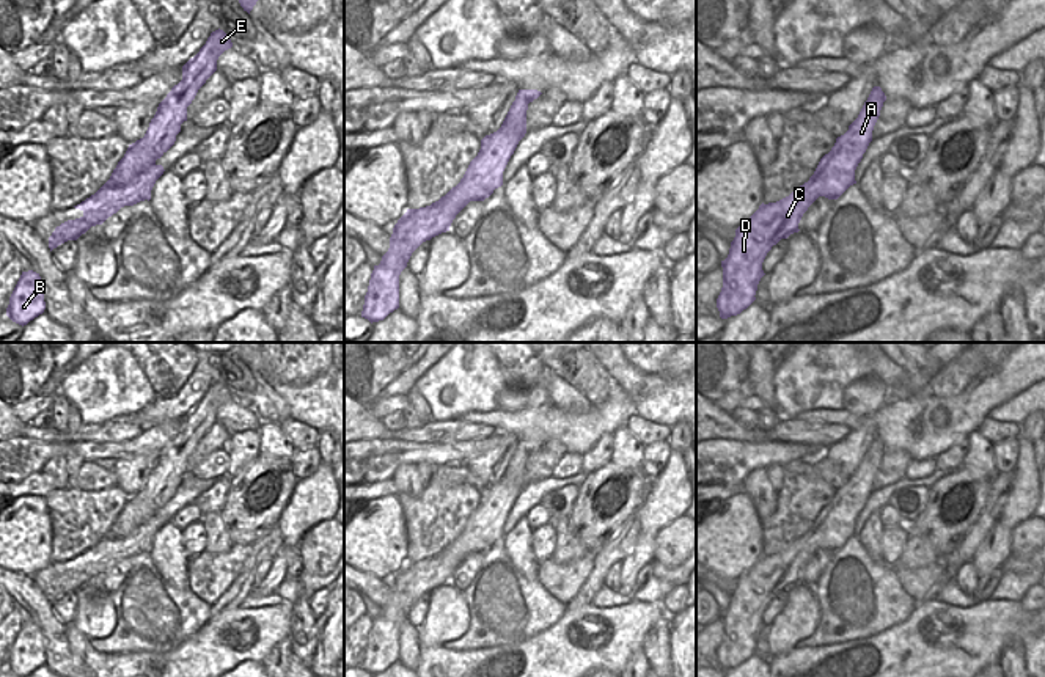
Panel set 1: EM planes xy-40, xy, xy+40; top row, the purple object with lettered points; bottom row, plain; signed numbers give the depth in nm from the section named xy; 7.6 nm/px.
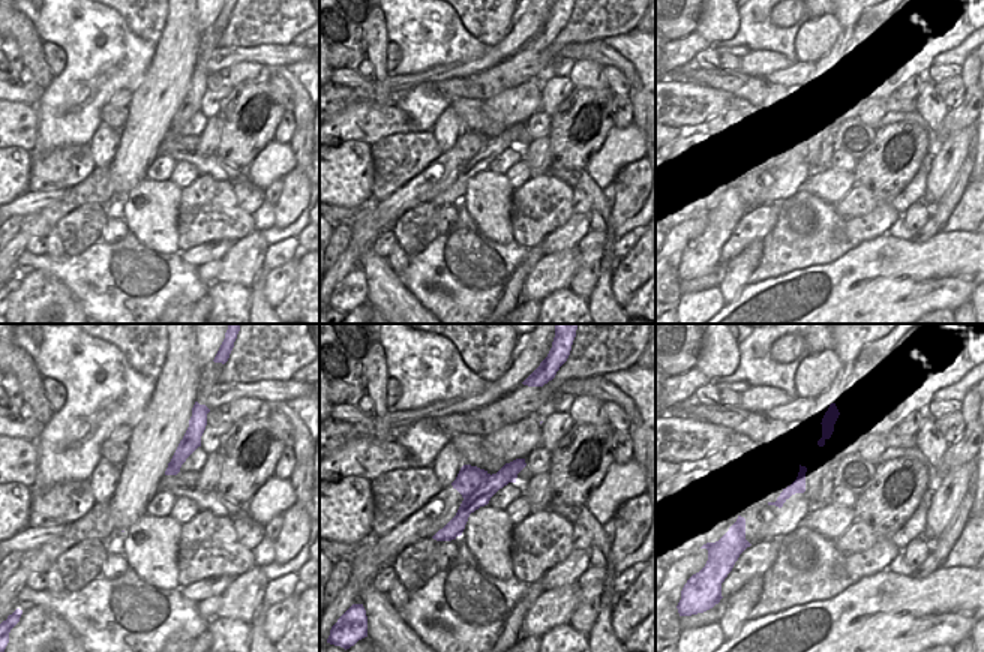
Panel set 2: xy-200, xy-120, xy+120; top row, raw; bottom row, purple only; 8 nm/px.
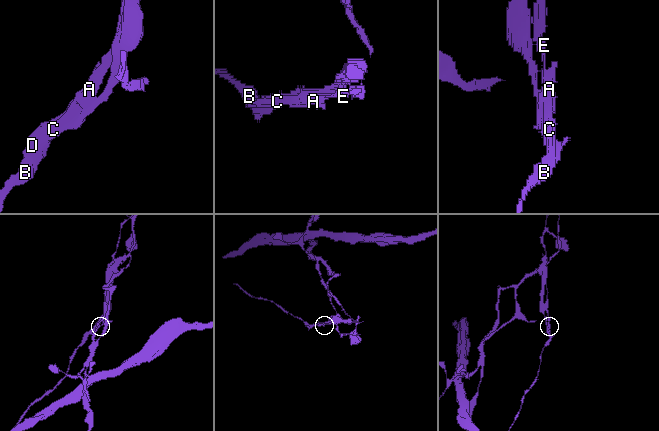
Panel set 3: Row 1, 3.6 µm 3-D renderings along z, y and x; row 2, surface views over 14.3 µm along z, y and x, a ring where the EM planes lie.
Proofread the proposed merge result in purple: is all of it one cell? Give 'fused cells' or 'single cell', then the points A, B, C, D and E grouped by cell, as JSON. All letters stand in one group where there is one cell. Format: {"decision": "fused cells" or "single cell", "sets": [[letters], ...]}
{"decision": "fused cells", "sets": [["A", "B", "C", "D"], ["E"]]}

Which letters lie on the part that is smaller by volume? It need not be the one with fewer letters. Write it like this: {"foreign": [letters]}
{"foreign": ["A", "B", "C", "D"]}

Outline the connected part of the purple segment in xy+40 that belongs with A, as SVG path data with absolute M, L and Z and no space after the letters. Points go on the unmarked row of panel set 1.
M874 438L858 470L844 487L836 490L834 498L820 510L809 532L776 554L762 554L735 581L729 606L721 613L723 639L717 650L721 671L740 666L756 652L757 636L765 627L762 614L767 605L781 591L800 583L798 575L809 559L806 554L823 539L825 531L822 528L828 523L841 528L847 521L845 509L853 496L872 492L872 482L885 452L886 448L882 440Z

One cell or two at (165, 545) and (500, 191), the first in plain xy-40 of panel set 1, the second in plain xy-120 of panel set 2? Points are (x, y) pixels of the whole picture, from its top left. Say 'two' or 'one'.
one

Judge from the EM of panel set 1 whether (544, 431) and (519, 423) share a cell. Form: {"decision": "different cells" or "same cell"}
{"decision": "same cell"}

